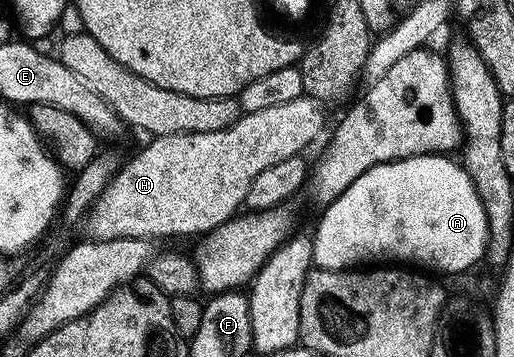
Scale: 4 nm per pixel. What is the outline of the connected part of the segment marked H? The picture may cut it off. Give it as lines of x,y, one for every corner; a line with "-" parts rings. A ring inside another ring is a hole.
301,96
295,101
289,101
284,105
275,105
274,108
261,109
256,113
244,112
237,119
235,125
229,126
227,129
219,130
214,133
187,133
187,134
165,134
154,136
149,145
145,146
135,157
130,161
122,162
121,170
117,172
117,176
105,186
105,192
95,201
95,205
90,209
88,215
83,220
83,228
85,227
86,236
89,239
131,239
141,238
154,240
155,237
177,237
185,235
206,235
217,228
219,225
226,223
227,220
244,206
244,201
247,195
247,188
255,181
255,176
258,173
263,173
268,166
275,165
276,162
285,161
288,157
302,154
304,148
313,140
315,140
325,125
324,108
315,99
310,99
309,96

